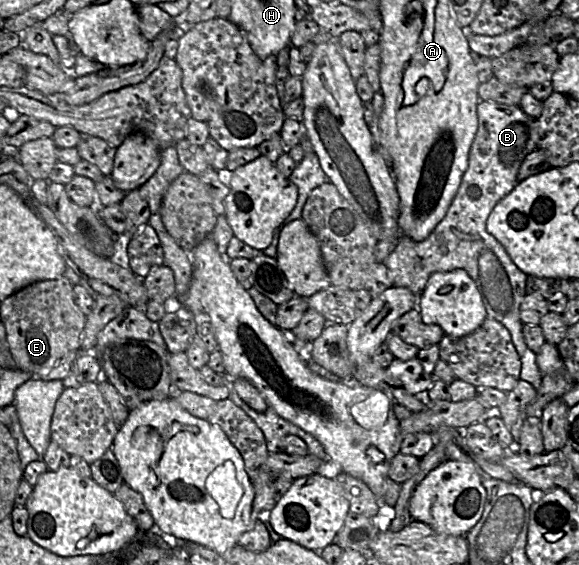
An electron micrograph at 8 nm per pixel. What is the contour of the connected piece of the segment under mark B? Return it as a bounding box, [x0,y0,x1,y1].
[382,100,543,390]

